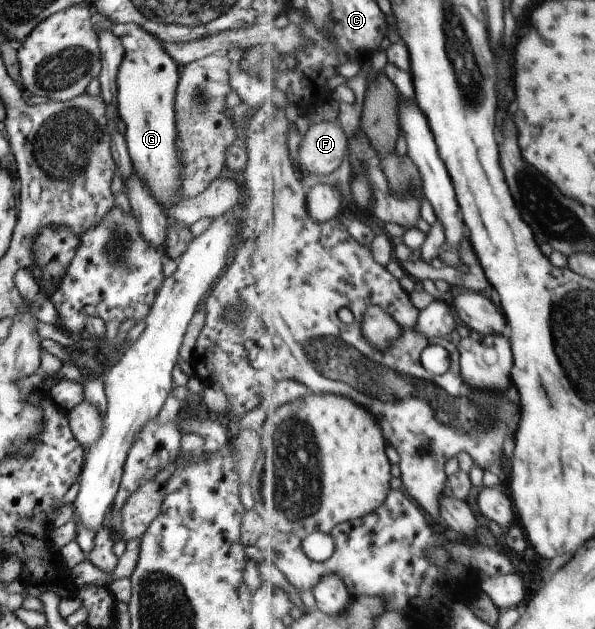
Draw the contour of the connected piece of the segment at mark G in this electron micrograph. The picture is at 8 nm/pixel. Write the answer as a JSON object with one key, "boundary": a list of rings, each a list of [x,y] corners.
{"boundary":[[[113,24],[109,26],[111,33],[119,38],[124,46],[124,54],[119,62],[115,77],[116,103],[118,117],[124,130],[124,139],[130,157],[133,174],[150,189],[150,194],[157,200],[163,211],[167,206],[181,200],[180,190],[180,156],[174,146],[176,125],[174,118],[174,93],[178,82],[178,73],[181,69],[173,58],[165,51],[161,41],[146,29],[138,25]]]}

